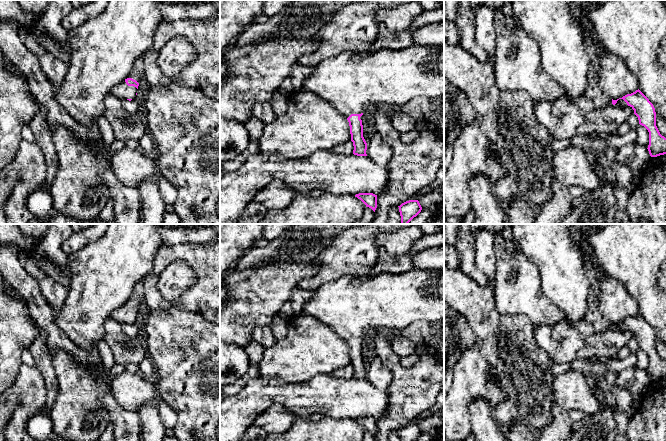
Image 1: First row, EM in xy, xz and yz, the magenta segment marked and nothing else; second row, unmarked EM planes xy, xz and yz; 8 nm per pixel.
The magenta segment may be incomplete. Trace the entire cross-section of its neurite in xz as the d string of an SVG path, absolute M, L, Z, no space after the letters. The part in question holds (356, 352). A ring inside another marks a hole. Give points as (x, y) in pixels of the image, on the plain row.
M413 268L404 274L373 274L367 279L346 275L316 289L301 315L315 317L346 341L354 370L353 378L367 380L360 343L366 334L380 328L406 328L418 321L444 320L444 270Z

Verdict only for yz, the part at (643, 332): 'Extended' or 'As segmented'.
As segmented

